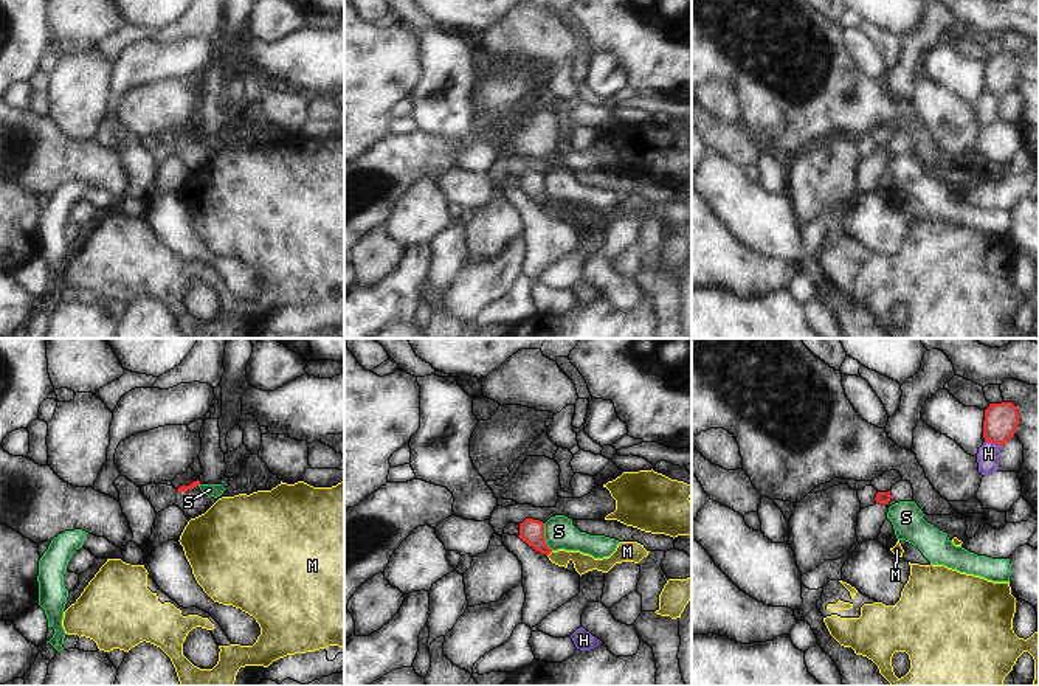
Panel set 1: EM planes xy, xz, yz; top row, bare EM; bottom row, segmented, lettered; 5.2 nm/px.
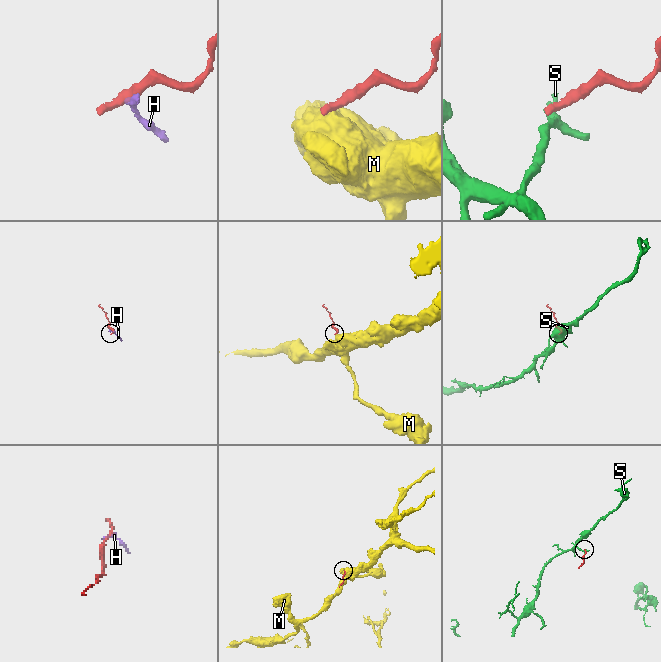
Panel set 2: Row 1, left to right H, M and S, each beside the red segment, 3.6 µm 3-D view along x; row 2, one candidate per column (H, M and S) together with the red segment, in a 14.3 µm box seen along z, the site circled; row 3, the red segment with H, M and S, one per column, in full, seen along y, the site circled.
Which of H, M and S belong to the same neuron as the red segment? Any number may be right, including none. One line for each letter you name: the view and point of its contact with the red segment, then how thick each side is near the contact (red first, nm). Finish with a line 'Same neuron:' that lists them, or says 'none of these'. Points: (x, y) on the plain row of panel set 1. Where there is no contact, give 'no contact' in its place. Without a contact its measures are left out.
Same neuron: none of these

